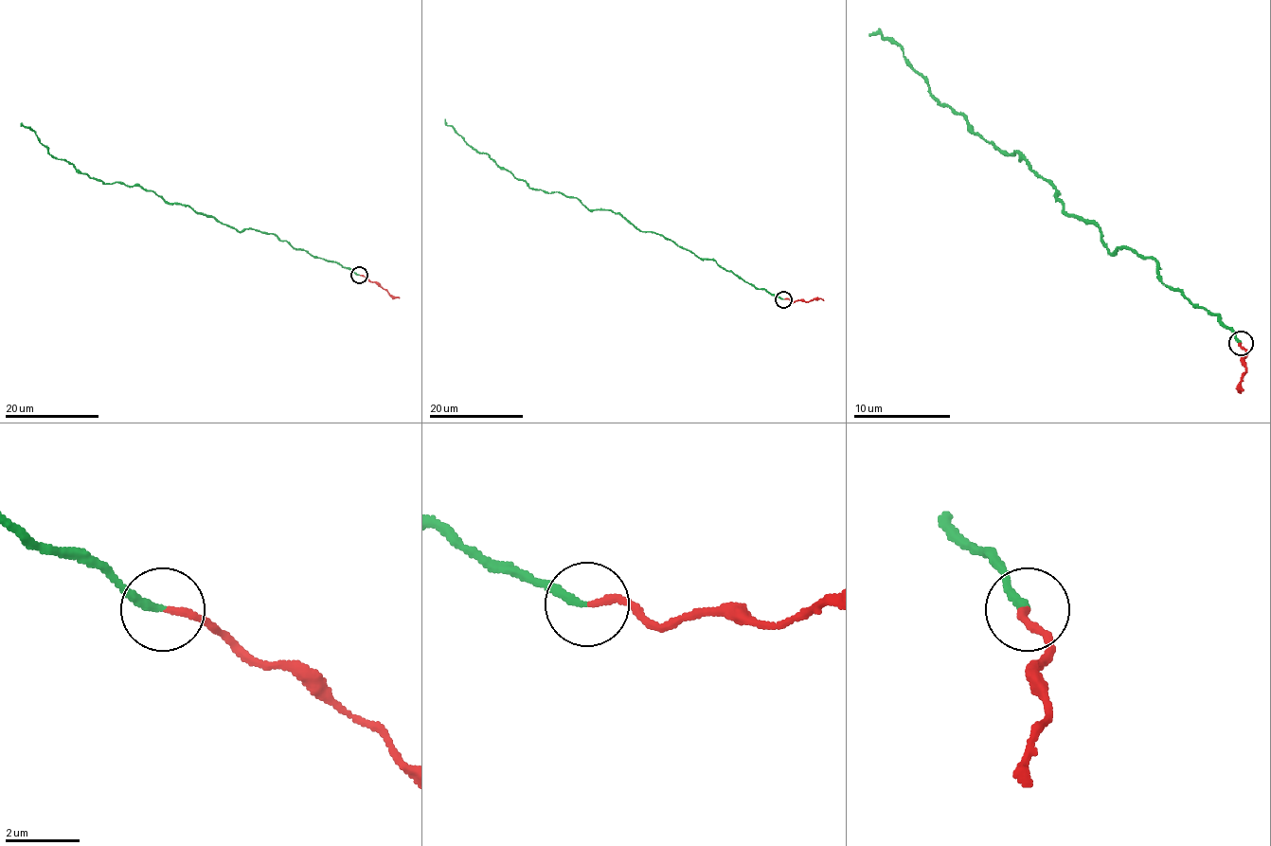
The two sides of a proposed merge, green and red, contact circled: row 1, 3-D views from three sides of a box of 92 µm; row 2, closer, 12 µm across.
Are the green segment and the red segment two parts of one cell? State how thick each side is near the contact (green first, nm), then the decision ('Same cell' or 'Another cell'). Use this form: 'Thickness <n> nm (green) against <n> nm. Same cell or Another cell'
Thickness 240 nm (green) against 180 nm. Same cell

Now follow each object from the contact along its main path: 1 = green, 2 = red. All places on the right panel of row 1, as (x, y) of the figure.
1: (1240, 342), (1170, 289), (1150, 257), (1111, 252), (1021, 154), (1004, 154), (940, 103), (899, 45), (869, 35)
2: (1240, 342), (1244, 354), (1243, 357), (1244, 374), (1240, 384), (1243, 388)

